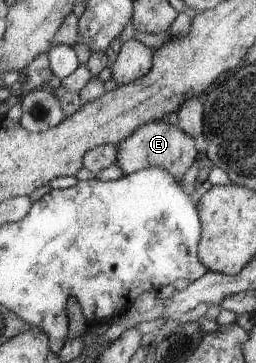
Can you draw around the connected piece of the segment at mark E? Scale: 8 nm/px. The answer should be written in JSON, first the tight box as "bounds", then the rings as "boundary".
{"bounds":[116,120,198,180],"boundary":[[[166,120],[144,124],[123,142],[117,145],[116,166],[125,176],[147,168],[162,168],[170,172],[177,180],[183,178],[191,164],[198,159],[195,138],[189,136],[184,129],[172,126]]]}

